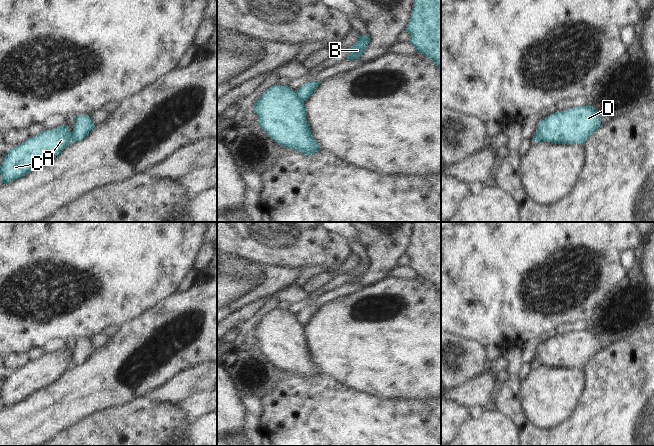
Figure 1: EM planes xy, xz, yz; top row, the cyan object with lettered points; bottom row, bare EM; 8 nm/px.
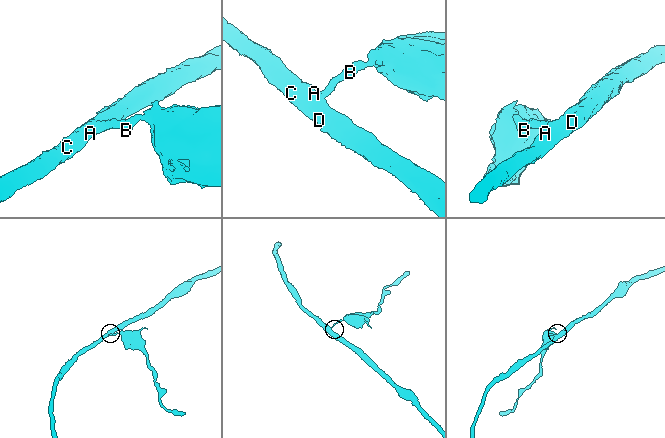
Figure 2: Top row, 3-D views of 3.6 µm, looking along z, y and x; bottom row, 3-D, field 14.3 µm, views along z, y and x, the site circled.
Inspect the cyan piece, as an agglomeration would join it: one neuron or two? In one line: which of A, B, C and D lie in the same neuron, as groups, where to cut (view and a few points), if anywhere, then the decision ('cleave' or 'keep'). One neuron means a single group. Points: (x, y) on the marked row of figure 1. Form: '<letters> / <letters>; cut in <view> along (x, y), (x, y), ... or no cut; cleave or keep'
A C D / B; cut in xz along (294, 91), (296, 96), (303, 101); cleave

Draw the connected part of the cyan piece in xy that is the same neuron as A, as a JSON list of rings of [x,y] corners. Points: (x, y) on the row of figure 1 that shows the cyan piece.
[[[66,126],[43,130],[4,155],[0,166],[2,183],[9,183],[28,174],[34,168],[49,163],[71,142],[72,132]]]

